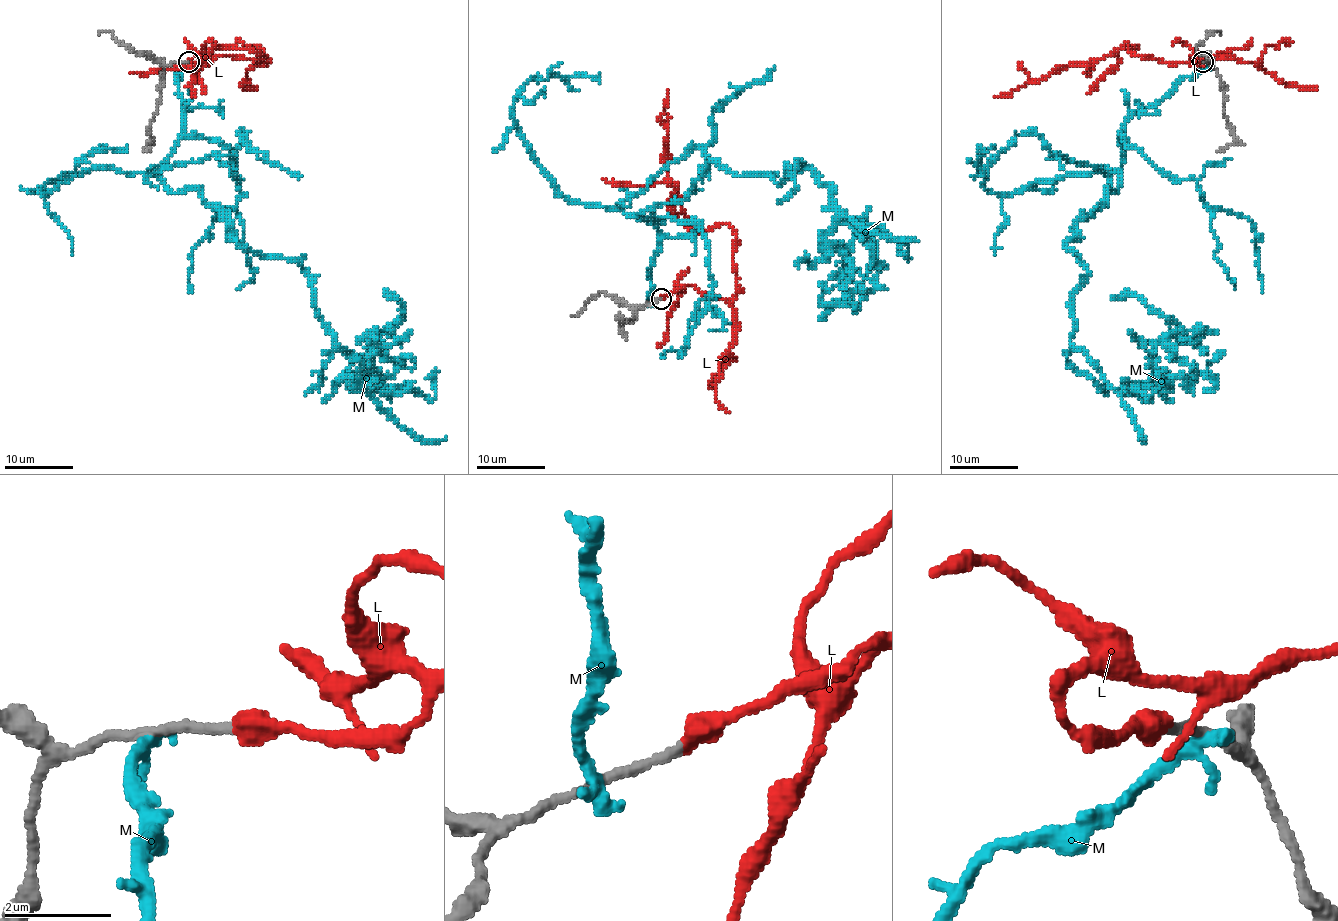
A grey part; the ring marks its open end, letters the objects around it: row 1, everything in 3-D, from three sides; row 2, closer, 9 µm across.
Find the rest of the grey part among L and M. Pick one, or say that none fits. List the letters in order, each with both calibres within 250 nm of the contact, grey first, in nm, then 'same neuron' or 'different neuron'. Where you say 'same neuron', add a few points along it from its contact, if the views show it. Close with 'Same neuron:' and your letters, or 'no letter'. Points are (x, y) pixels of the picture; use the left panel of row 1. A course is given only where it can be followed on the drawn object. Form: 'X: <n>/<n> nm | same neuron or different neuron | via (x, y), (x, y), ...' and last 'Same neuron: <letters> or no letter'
L: 180/420 nm | same neuron | via (189, 61), (209, 63), (216, 56), (264, 61), (249, 48), (216, 46), (192, 65), (189, 87), (196, 97)
M: 160/340 nm | different neuron
Same neuron: L

